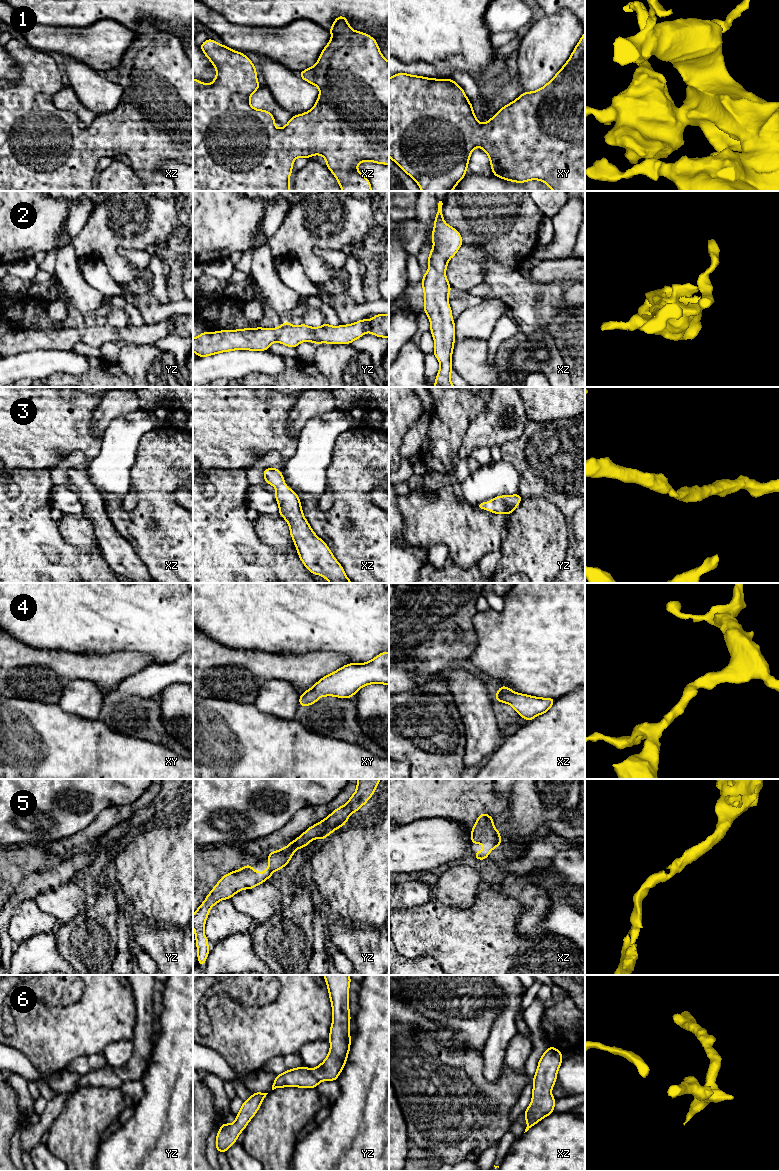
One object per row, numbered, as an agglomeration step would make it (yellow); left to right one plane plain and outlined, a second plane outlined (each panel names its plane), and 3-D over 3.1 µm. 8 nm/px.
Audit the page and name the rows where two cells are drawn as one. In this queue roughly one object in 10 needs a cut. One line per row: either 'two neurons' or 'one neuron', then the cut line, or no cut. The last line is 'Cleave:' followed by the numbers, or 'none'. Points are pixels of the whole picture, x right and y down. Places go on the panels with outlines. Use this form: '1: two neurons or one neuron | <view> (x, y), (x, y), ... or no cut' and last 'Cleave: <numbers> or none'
1: one neuron | no cut
2: one neuron | no cut
3: one neuron | no cut
4: one neuron | no cut
5: one neuron | no cut
6: one neuron | no cut
Cleave: none

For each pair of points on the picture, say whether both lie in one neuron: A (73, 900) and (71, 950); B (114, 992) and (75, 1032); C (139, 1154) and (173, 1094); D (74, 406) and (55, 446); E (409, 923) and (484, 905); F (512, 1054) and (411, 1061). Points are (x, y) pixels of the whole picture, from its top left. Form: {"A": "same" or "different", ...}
{"A": "different", "B": "same", "C": "same", "D": "same", "E": "same", "F": "different"}

